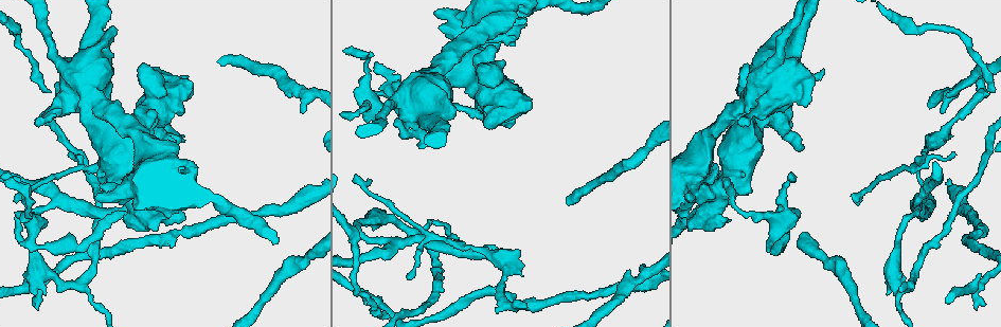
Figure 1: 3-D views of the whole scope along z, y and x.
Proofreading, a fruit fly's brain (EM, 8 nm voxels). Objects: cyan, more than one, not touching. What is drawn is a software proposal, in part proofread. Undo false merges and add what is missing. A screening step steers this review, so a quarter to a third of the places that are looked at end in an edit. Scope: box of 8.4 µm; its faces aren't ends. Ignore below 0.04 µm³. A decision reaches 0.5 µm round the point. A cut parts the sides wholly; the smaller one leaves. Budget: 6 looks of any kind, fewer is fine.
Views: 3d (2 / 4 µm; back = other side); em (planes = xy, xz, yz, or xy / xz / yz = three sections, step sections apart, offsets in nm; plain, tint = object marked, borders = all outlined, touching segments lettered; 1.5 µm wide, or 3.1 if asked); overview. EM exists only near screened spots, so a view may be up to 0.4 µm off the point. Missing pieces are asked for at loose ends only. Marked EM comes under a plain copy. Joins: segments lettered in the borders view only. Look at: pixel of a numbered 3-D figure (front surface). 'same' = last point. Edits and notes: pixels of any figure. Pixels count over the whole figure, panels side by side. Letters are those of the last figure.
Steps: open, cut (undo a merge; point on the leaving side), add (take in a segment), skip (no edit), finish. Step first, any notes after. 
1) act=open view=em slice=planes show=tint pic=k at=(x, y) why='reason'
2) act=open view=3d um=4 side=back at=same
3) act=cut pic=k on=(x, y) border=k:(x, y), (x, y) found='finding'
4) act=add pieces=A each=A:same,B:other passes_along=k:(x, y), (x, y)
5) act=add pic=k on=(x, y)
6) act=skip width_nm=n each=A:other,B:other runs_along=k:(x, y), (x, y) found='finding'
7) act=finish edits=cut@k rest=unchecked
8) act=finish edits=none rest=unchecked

act=open view=em slice=xy step=4 show=tint pic=1 at=(928, 197) why='end of a long branch'

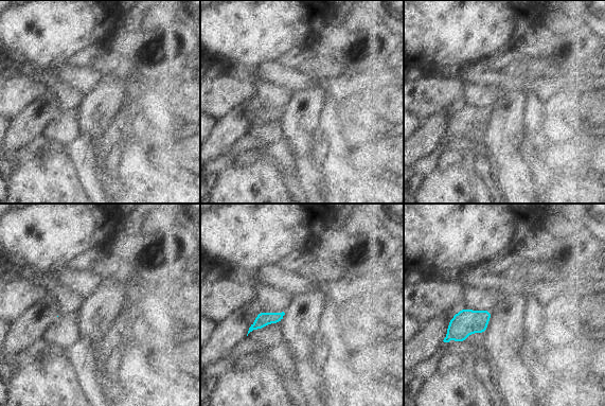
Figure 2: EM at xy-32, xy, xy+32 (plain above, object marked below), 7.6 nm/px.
act=open view=em slice=planes show=borders at=same

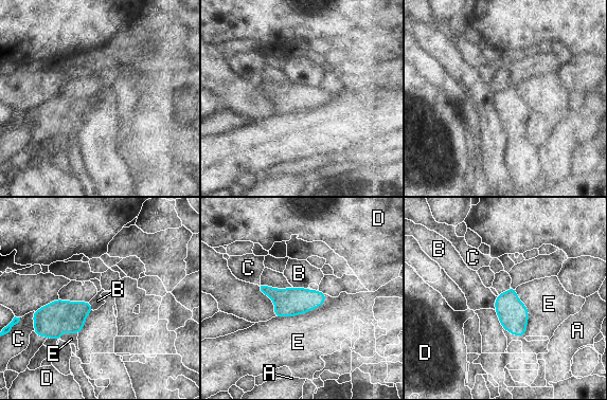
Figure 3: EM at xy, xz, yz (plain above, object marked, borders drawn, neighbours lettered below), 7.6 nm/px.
act=skip each=A:other,B:other,C:other,D:other,E:other found='none of them fits'

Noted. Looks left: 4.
act=open view=3d um=4 pic=1 at=(365, 221) why='sharp bend'

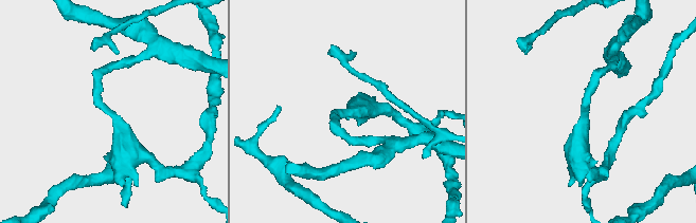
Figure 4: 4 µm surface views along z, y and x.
act=open view=em slice=yz step=4 show=borders pic=4 at=(344, 111) why='now the EM'

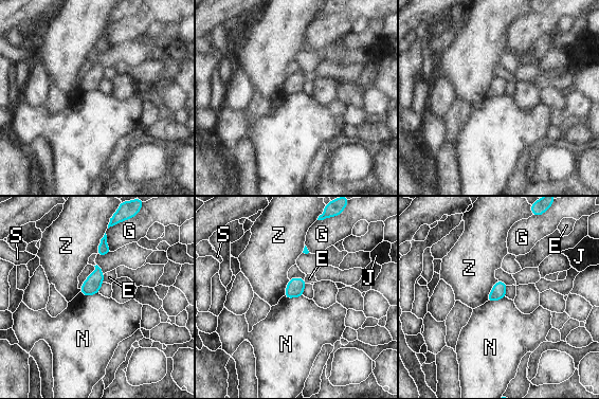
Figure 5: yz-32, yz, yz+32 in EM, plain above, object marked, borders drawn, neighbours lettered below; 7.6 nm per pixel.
act=skip each=E:other,G:other,J:other,N:other,S:other,Z:other border=5:(497, 279), (486, 301) found='one neuron here'

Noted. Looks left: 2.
act=open view=em slice=planes show=borders pic=1 at=(35, 124) why='an open end'

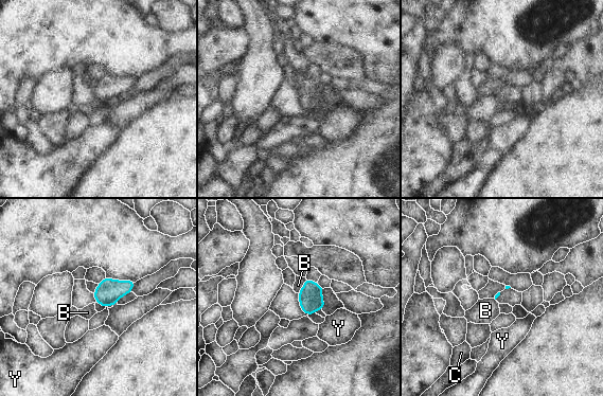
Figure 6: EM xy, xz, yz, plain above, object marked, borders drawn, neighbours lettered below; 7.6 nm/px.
act=skip longest_contact=B:140nm each=B:other,C:other,Y:other border=6:(305, 277), (302, 287), (297, 292) found='no lettered segment goes on from it'

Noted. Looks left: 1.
act=finish edits=none rest=unchecked

